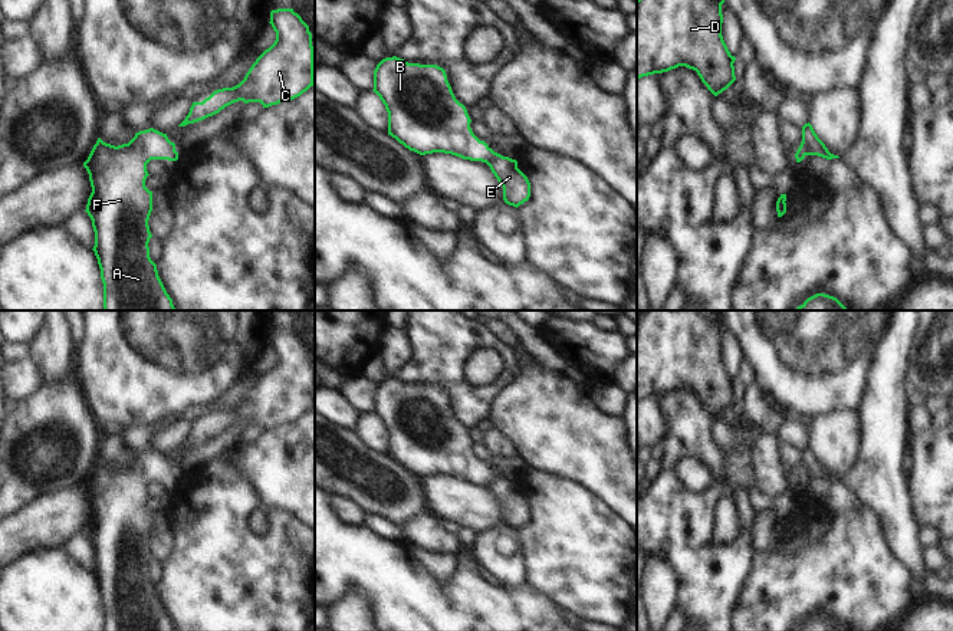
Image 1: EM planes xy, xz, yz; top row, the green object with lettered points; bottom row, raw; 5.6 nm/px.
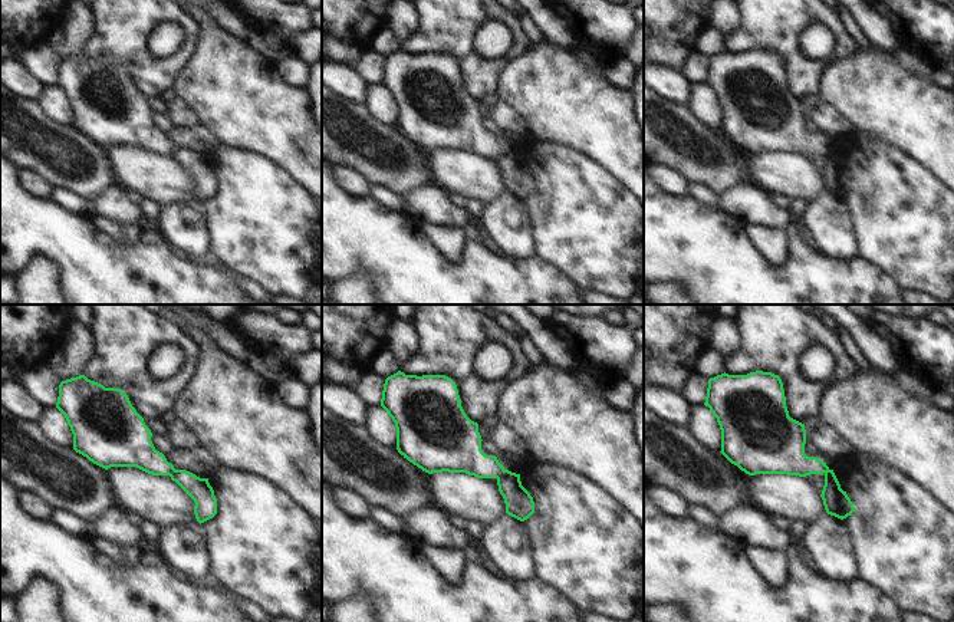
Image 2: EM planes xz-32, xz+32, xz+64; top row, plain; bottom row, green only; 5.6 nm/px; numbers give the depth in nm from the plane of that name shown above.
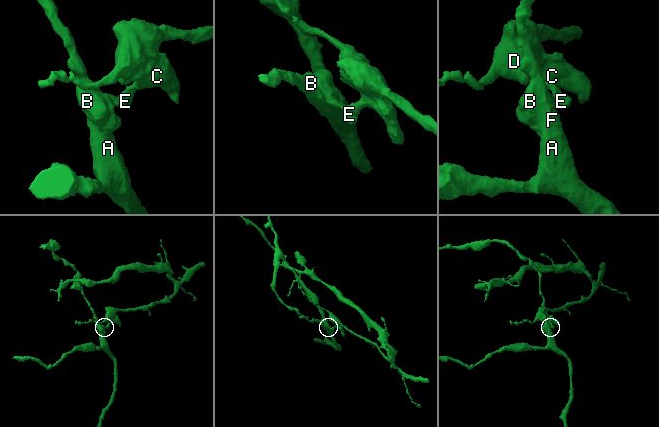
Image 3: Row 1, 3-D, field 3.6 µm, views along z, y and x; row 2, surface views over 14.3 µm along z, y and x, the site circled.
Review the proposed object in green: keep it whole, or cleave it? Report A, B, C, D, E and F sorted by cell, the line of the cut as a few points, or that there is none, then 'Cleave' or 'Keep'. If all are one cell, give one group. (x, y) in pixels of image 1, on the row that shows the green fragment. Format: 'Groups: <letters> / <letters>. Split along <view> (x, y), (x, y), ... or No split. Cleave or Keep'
Groups: A B F / C D E. Split along xz (495, 153), (486, 163). Cleave.

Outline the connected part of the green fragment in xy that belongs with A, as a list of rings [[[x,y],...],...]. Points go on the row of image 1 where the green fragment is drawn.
[[[154,128],[137,132],[128,144],[118,147],[98,138],[83,162],[92,187],[85,211],[95,231],[92,250],[103,283],[103,310],[177,310],[158,276],[157,264],[149,257],[148,243],[152,234],[148,220],[152,211],[152,191],[145,187],[145,180],[151,160],[178,160],[167,134]]]

